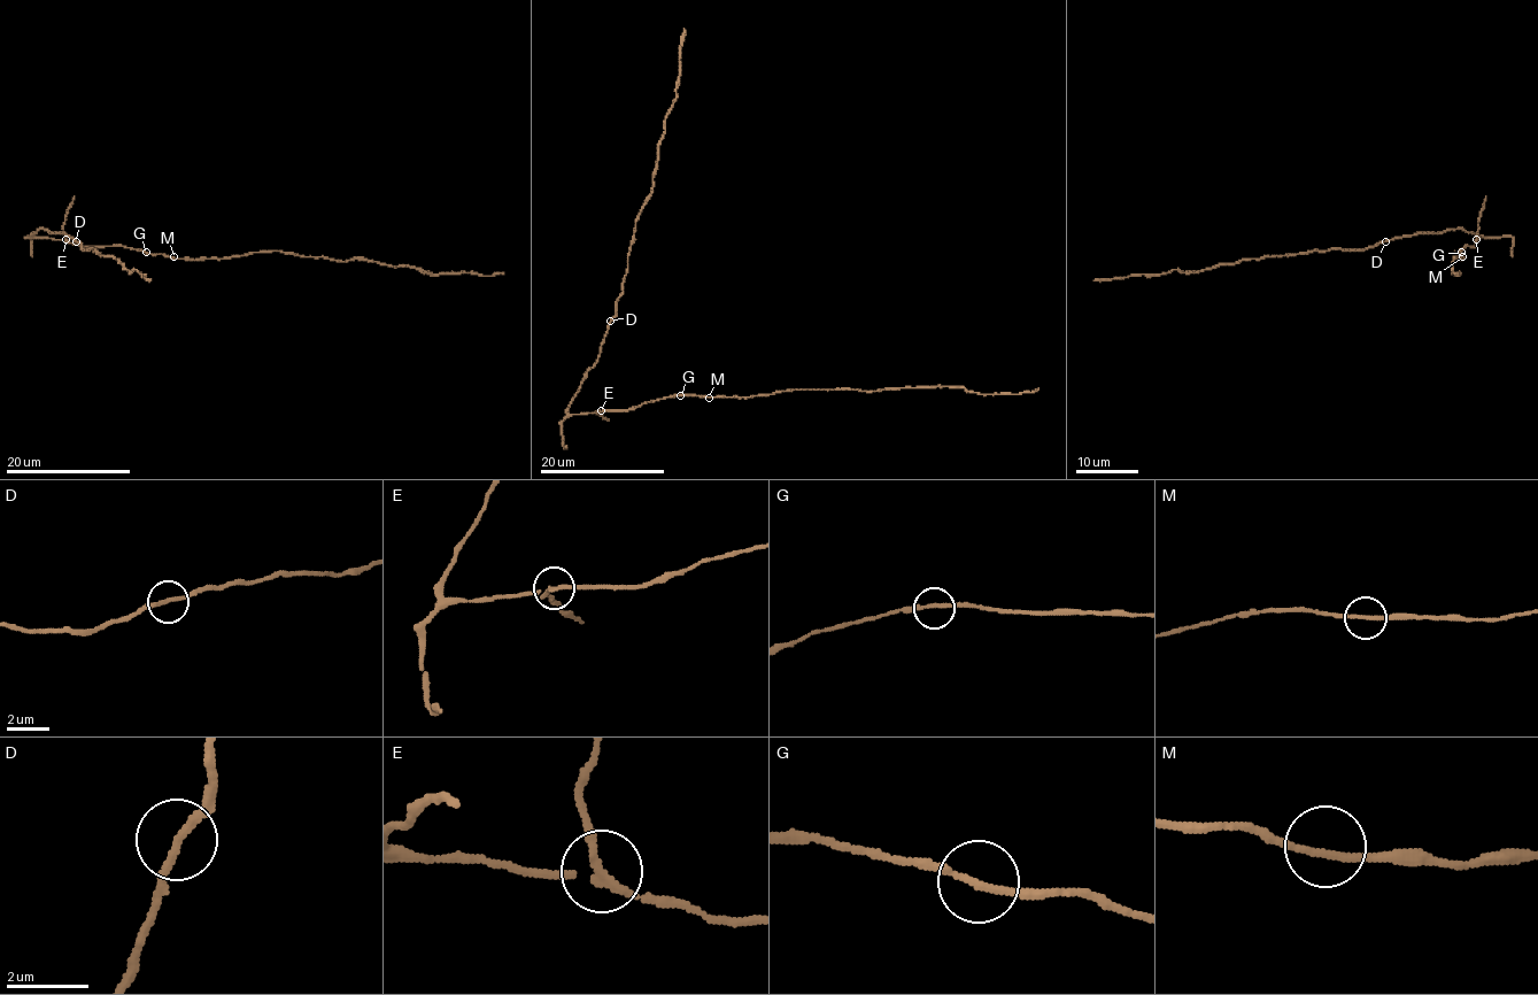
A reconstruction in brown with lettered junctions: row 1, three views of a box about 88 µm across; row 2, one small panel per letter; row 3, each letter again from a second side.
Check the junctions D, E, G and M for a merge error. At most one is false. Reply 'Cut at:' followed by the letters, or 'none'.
Cut at: E

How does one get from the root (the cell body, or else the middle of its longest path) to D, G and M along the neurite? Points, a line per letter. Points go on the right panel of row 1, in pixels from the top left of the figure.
D: (1476, 240), (1478, 234), (1451, 229), (1385, 241)
G: (1476, 240), (1476, 246), (1466, 246), (1461, 252)
M: (1476, 240), (1476, 246), (1466, 246), (1461, 251), (1462, 256)

